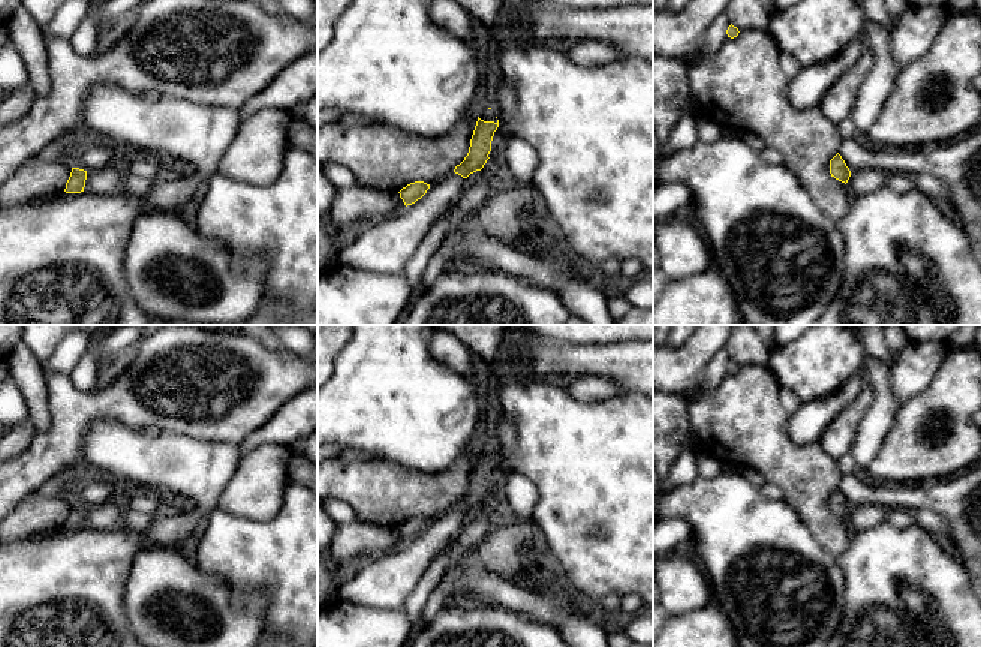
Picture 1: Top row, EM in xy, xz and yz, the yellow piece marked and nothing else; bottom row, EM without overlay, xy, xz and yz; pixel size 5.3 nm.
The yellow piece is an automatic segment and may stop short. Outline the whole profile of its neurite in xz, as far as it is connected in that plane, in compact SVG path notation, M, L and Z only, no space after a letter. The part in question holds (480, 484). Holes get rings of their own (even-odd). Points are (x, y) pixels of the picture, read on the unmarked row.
M478 452L469 488L454 508L431 521L415 517L403 523L398 529L406 544L365 560L359 572L340 586L337 599L377 610L401 610L428 565L458 538L464 515L490 494L497 463L499 455L494 458Z

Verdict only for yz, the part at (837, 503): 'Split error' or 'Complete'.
Split error

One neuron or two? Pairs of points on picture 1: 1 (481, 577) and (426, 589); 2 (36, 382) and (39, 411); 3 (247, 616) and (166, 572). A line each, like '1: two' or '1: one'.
1: two
2: one
3: one

